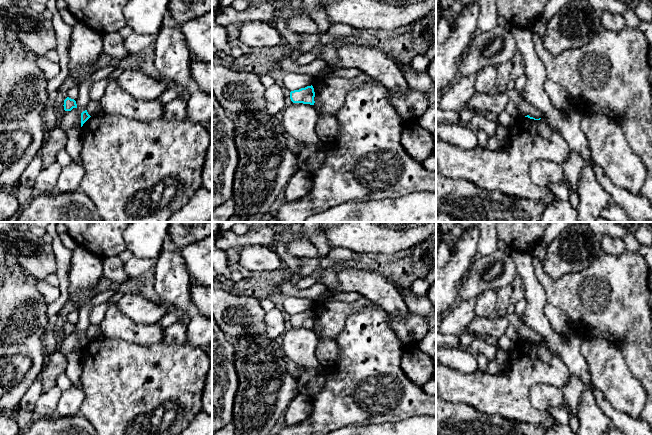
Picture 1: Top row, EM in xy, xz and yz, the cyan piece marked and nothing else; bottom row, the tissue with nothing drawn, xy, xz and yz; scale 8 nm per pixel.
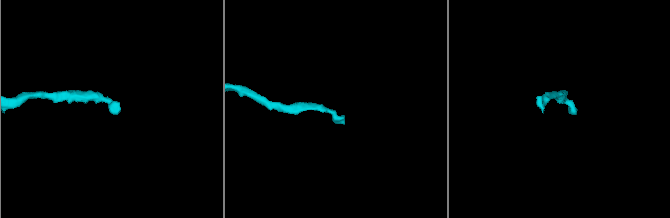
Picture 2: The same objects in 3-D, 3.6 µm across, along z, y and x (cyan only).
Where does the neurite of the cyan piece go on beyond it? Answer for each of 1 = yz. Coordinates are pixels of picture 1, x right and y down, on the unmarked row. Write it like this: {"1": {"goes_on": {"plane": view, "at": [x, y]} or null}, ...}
{"1": {"goes_on": null}}

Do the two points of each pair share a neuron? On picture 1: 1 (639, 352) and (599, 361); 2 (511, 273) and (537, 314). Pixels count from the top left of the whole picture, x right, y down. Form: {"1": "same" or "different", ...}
{"1": "different", "2": "different"}

